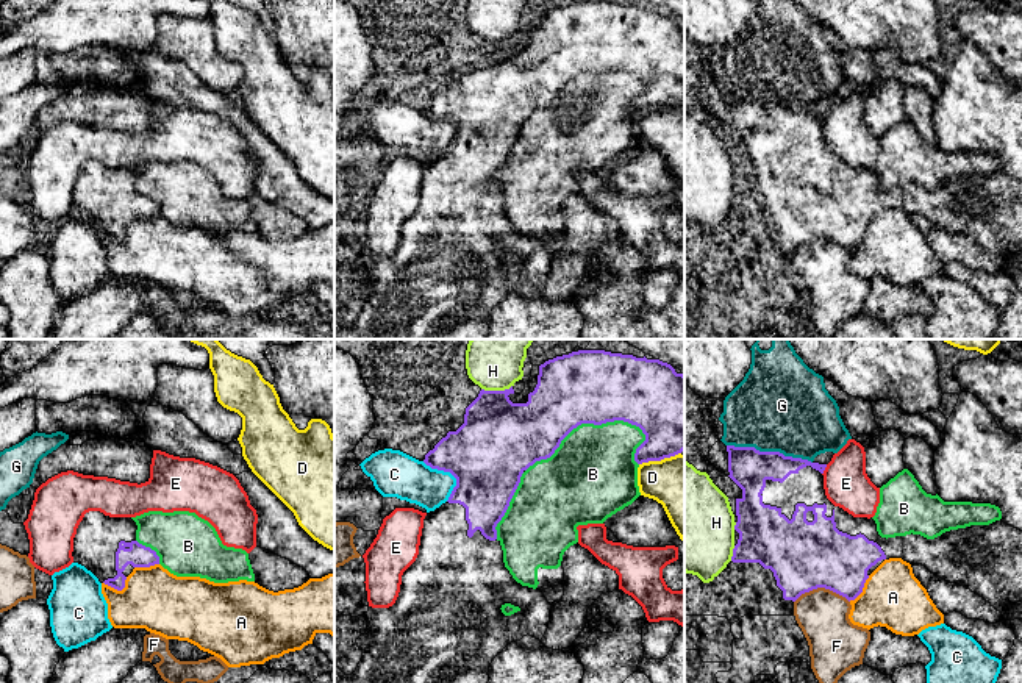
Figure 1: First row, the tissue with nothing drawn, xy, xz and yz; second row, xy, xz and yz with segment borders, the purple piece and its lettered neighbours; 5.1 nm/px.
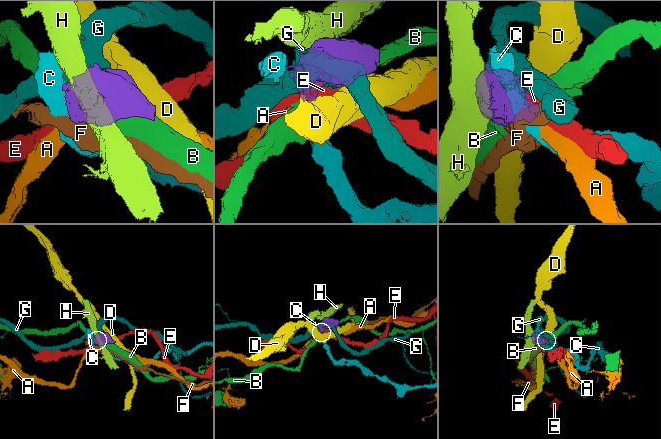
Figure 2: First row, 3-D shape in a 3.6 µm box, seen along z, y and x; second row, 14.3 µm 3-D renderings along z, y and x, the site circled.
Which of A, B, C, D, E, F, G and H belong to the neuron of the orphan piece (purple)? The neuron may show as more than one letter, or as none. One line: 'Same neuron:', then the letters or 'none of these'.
Same neuron: none of these

